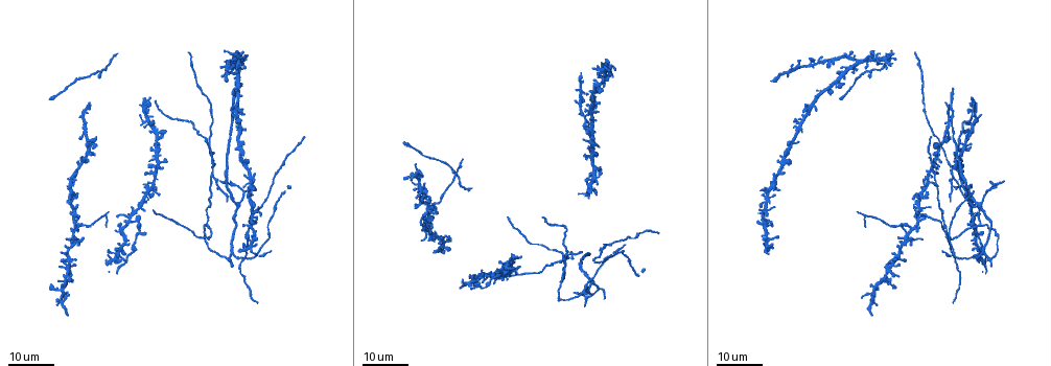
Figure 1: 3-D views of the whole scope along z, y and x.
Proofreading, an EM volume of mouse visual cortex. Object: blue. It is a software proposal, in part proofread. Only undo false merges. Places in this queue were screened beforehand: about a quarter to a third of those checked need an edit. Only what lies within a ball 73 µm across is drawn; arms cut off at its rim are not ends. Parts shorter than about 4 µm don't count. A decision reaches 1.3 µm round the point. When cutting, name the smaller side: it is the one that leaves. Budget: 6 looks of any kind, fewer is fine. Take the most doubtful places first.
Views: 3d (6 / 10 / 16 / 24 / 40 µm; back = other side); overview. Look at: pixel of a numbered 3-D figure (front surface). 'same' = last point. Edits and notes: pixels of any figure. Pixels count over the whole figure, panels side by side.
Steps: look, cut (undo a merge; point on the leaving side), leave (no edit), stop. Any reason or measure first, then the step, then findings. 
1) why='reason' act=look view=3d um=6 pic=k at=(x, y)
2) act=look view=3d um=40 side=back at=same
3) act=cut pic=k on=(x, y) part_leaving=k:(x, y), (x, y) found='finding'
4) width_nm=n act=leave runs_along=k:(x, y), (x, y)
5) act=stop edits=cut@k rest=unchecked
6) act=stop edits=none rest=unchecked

why='four-way junction' act=look view=3d um=24 pic=1 at=(913, 230)

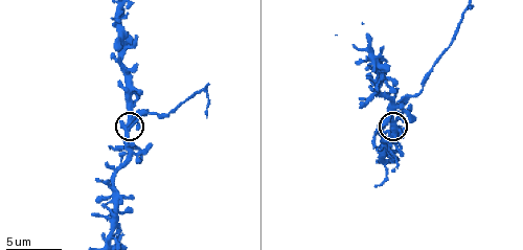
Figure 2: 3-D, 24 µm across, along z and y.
why='closer look' act=look view=3d um=6 pic=2 at=(394, 125)

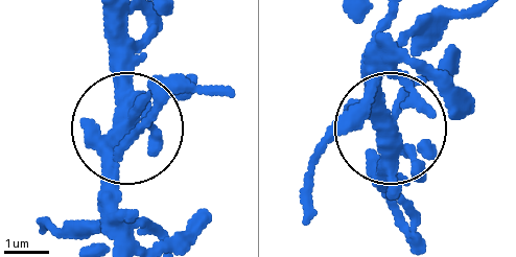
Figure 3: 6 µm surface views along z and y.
arms=4 act=leave found='one cell here'

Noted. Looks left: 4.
why='three arms meet' act=look view=3d um=24 pic=1 at=(560, 282)

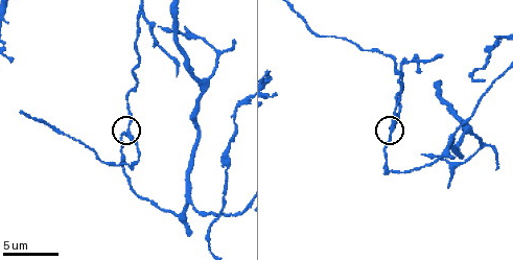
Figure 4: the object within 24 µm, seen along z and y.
act=look view=3d um=6 pic=4 at=(390, 130)

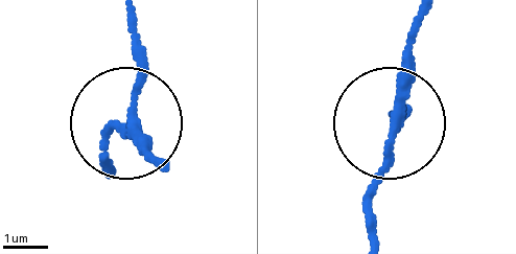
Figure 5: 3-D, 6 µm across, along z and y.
width_nm=200 act=leave runs_along=5:(131, 10), (142, 77), (131, 119), (154, 157) found='all the same cell'

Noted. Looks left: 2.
why='side arm on a straight run' act=look view=3d um=6 pic=4 at=(233, 215)

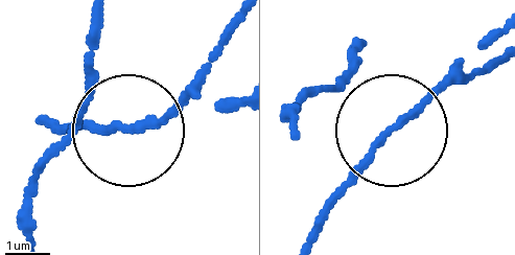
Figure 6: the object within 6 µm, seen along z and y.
width_nm=130 act=leave found='one cell here'

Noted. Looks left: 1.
act=stop edits=none rest=unchecked

